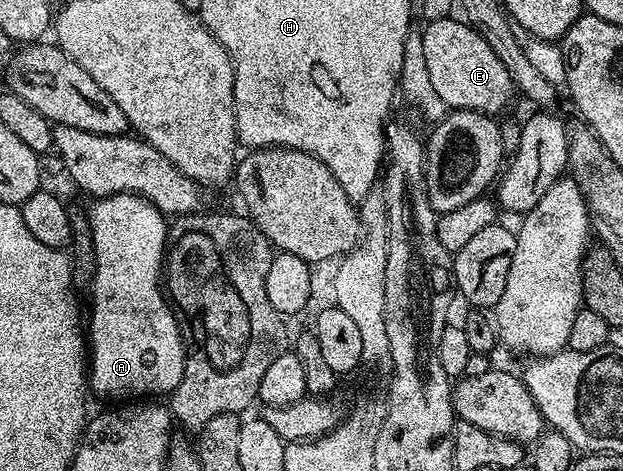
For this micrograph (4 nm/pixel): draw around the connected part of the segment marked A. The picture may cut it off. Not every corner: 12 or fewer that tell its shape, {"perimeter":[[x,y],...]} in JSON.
{"perimeter":[[88,207],[87,318],[101,398],[172,395],[185,343],[163,279],[167,218]]}

